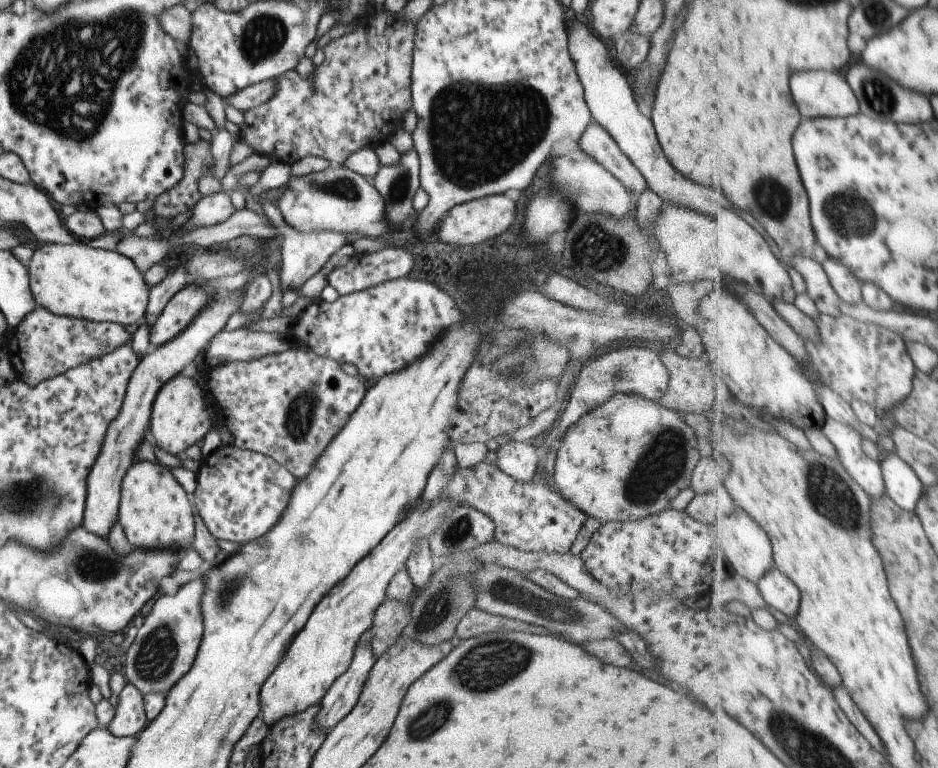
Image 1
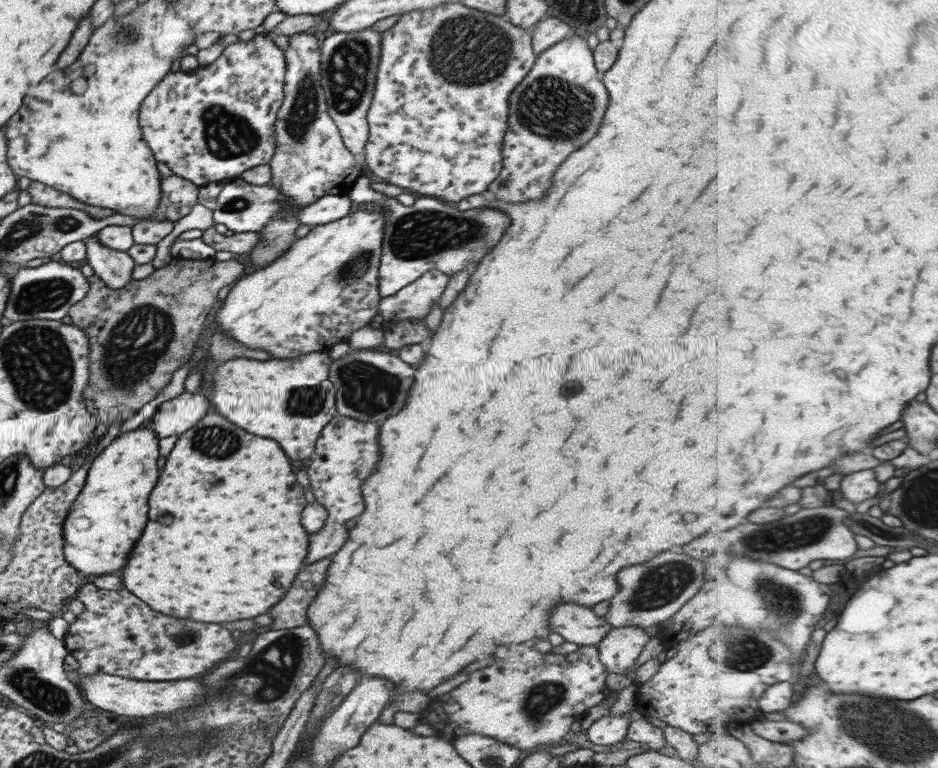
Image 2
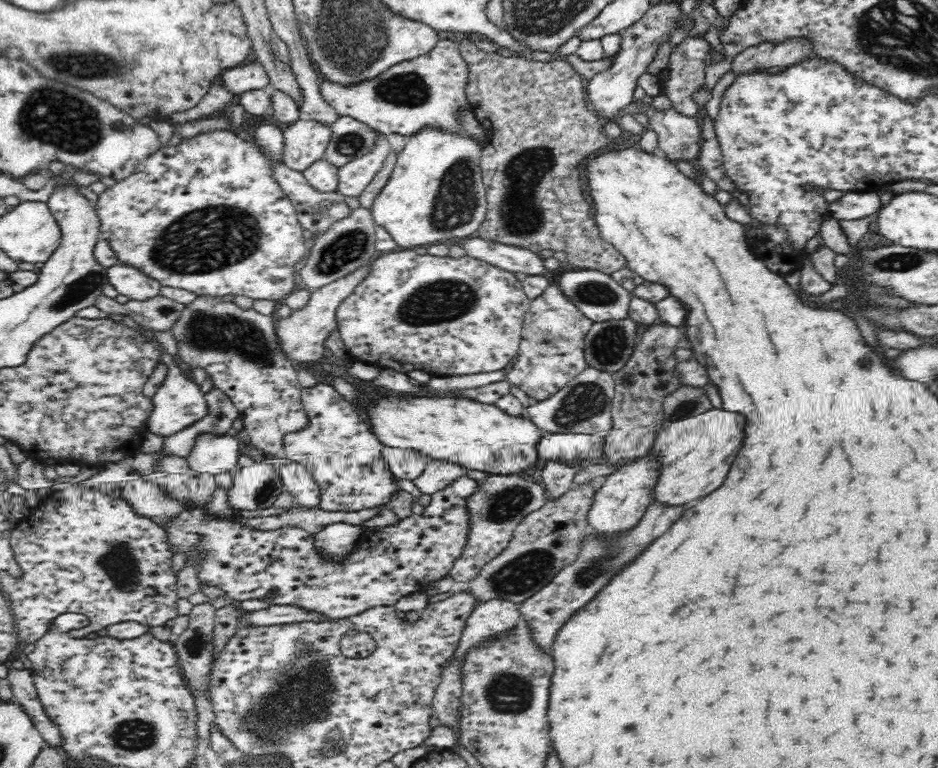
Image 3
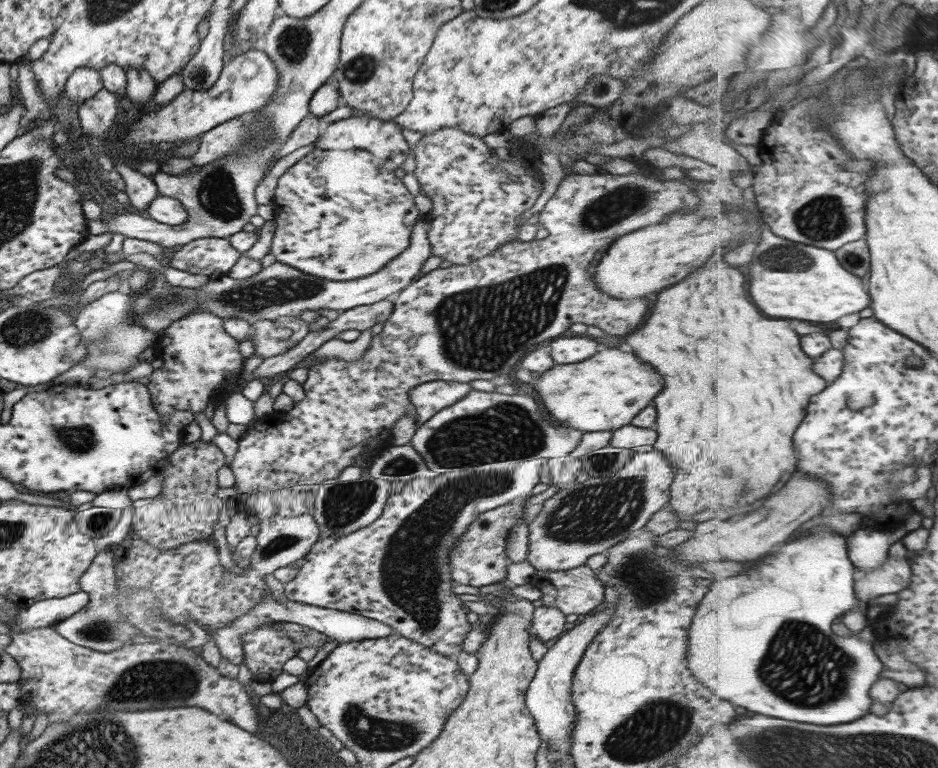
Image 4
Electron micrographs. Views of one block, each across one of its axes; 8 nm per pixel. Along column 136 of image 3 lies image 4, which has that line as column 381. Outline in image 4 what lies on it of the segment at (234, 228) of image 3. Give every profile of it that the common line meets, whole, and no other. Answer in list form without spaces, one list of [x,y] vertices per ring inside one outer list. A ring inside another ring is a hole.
[[[314,149],[309,152],[280,176],[275,188],[272,205],[276,226],[271,244],[271,254],[274,255],[276,261],[282,262],[282,265],[300,270],[305,274],[330,281],[352,281],[378,272],[408,248],[414,225],[423,219],[422,213],[416,207],[414,197],[410,194],[402,179],[396,177],[394,171],[383,169],[373,154],[360,149],[346,151]]]

